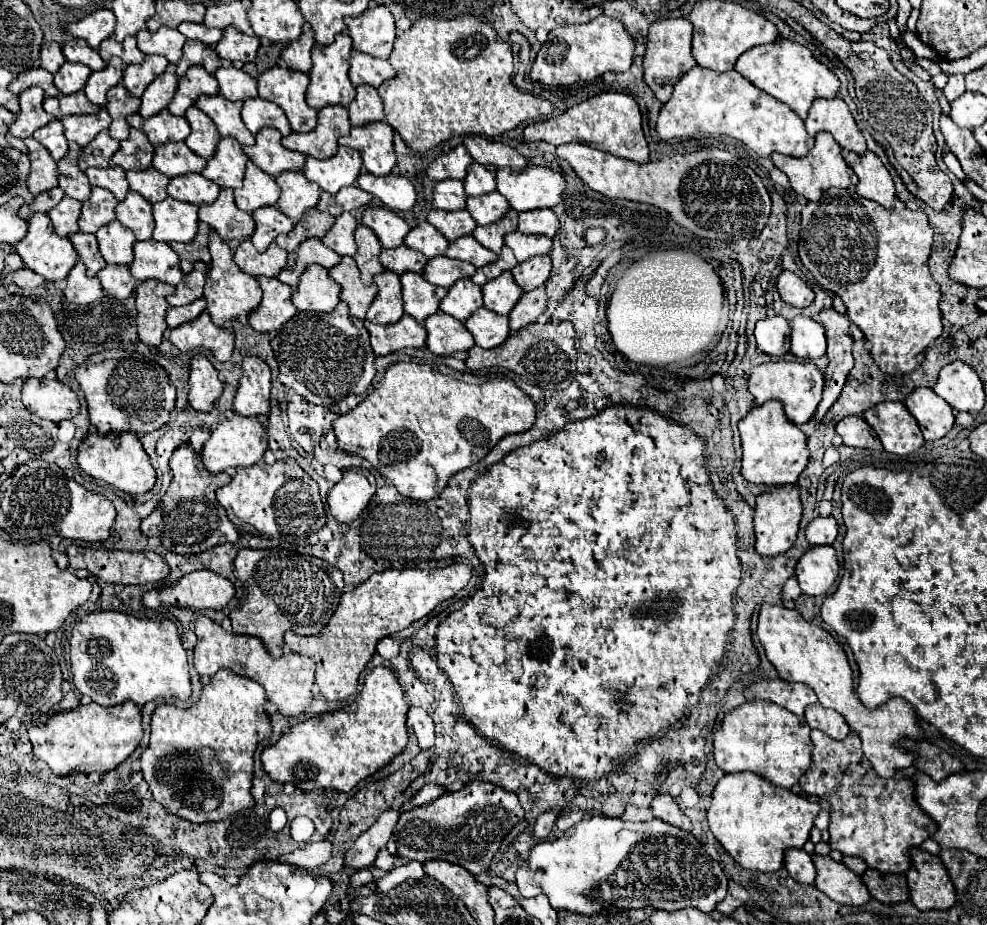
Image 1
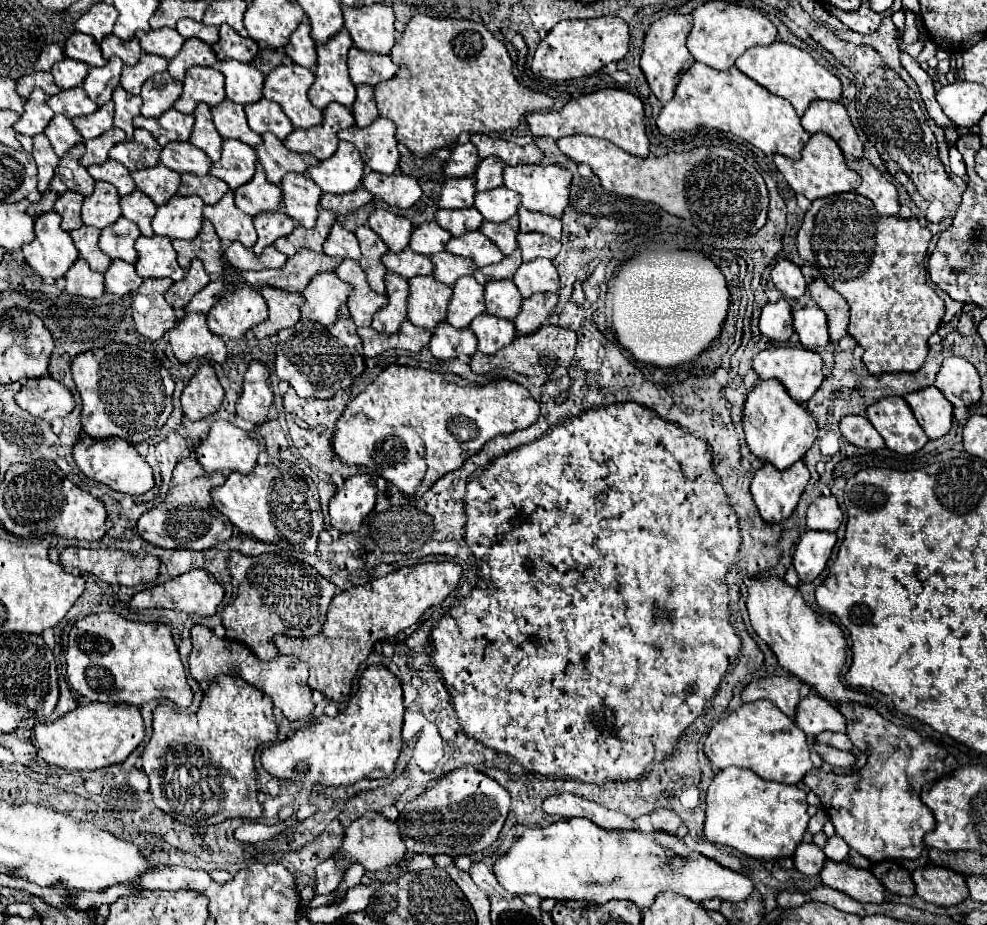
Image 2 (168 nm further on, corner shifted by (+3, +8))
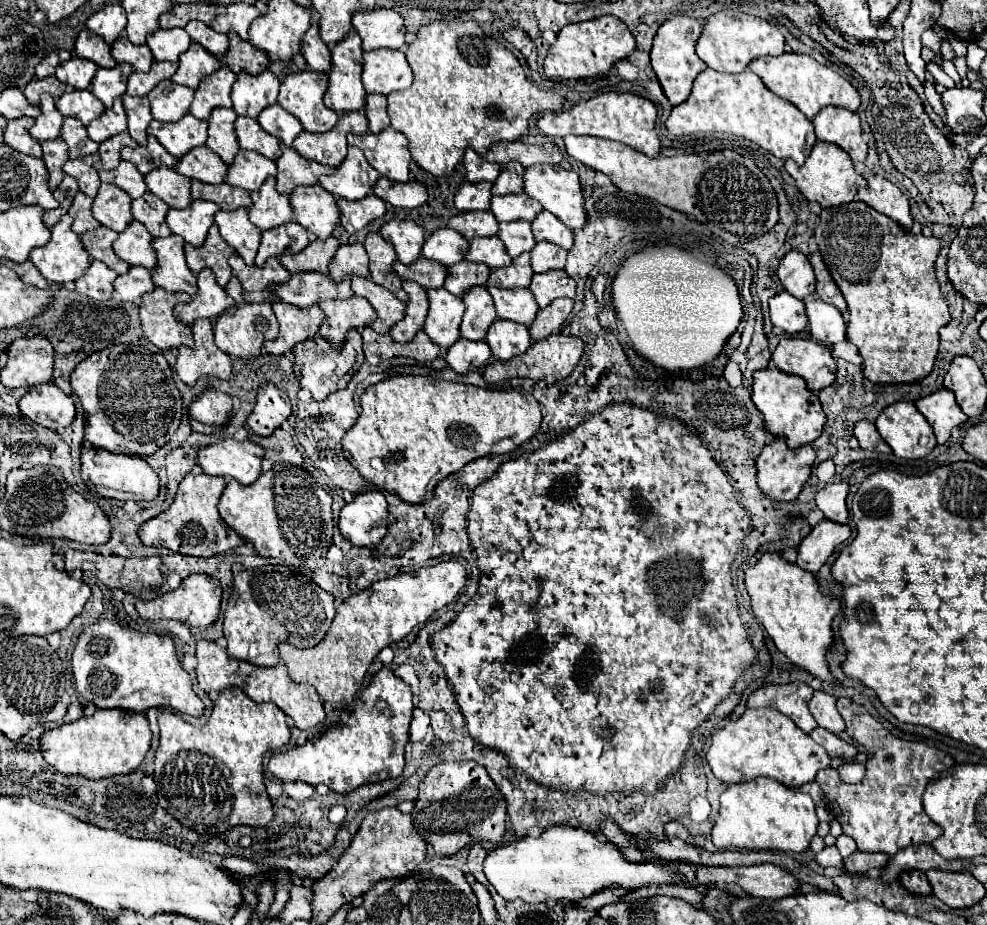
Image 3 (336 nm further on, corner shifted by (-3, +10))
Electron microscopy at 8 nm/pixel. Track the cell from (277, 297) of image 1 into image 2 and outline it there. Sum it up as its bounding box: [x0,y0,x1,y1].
[252,285,302,339]

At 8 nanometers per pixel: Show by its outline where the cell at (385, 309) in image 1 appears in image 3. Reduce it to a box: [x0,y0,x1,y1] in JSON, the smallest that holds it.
[390,281,428,343]

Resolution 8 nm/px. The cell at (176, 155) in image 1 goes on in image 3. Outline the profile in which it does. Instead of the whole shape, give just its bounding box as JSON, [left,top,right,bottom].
[176,147,228,185]

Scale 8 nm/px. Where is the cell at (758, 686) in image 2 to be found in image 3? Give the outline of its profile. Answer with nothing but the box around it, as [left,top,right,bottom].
[748,683,816,733]

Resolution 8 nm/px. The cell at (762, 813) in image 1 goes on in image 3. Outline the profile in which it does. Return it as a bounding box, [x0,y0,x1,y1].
[712,779,818,853]

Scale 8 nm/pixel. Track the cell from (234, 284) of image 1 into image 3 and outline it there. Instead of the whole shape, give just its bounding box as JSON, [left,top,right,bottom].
[214,303,278,361]

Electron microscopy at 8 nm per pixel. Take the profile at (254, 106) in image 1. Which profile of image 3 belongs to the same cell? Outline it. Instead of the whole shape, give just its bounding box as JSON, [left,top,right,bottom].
[258,105,304,147]

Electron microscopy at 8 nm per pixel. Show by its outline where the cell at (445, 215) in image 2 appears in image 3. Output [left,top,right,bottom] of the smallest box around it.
[448,211,498,241]

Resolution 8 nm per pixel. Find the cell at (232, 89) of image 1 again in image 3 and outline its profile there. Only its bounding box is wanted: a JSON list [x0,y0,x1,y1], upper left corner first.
[232,69,280,119]

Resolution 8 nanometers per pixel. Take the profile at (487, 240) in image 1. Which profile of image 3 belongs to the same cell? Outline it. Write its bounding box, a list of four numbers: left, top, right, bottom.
[498,223,536,259]

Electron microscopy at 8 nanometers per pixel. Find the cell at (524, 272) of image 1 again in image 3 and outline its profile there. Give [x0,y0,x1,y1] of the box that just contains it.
[530,271,576,309]

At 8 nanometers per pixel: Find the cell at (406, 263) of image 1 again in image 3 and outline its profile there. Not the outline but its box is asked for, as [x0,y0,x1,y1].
[394,257,448,289]

